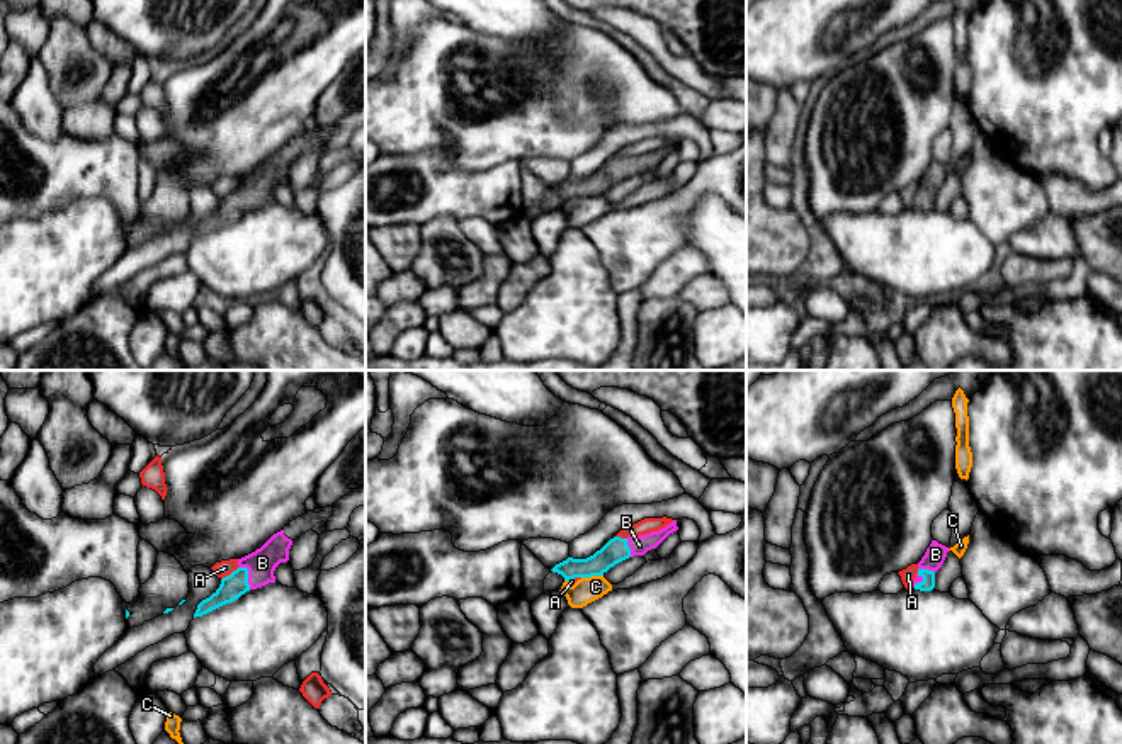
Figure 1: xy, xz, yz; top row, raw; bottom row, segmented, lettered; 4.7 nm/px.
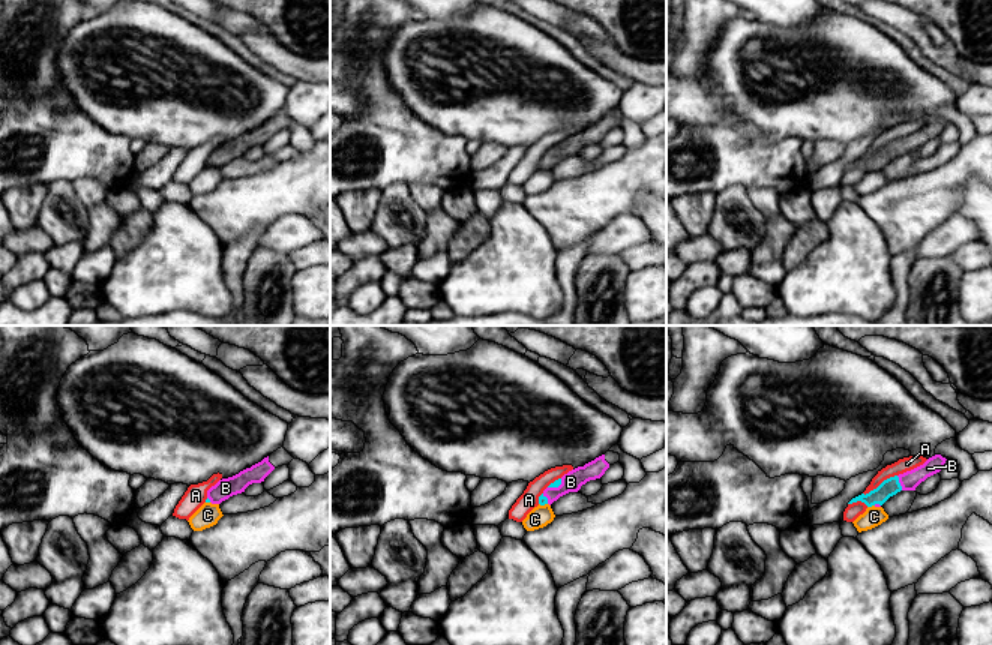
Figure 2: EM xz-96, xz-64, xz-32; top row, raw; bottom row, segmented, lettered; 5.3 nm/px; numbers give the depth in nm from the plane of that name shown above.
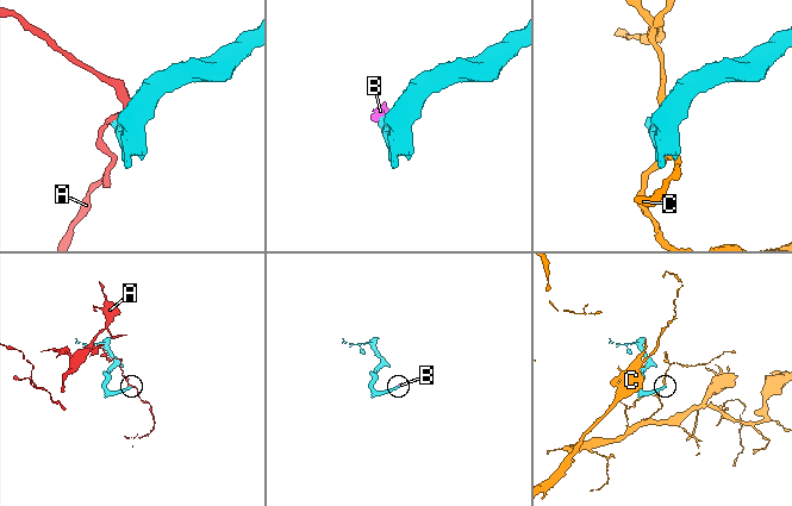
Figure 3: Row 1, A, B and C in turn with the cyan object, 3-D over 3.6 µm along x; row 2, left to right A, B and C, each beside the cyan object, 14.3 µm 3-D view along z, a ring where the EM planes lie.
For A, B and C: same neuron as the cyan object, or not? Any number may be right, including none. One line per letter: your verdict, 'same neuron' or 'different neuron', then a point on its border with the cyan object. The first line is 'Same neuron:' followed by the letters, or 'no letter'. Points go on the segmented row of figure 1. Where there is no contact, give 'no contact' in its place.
Same neuron: B
A: different neuron; contact xy (232, 573)
B: same neuron; contact xy (247, 576)
C: different neuron; contact xz (592, 574)

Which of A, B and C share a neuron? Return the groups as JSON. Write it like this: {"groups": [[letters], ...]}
{"groups": [["A"], ["B"], ["C"]]}

